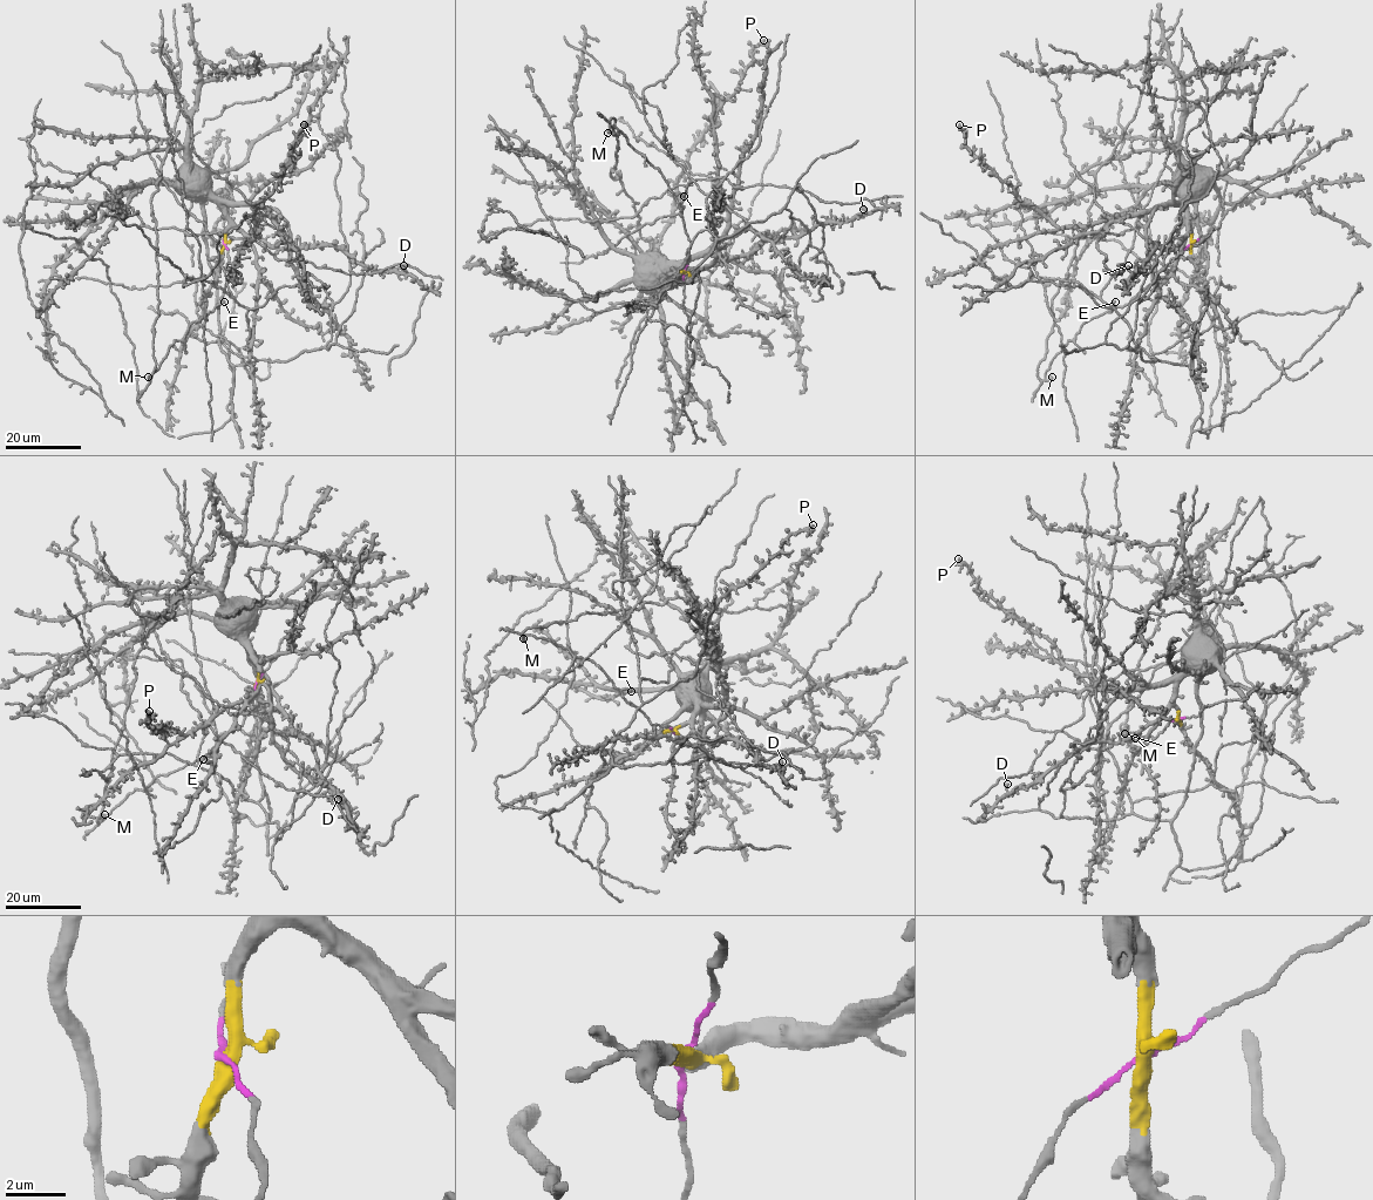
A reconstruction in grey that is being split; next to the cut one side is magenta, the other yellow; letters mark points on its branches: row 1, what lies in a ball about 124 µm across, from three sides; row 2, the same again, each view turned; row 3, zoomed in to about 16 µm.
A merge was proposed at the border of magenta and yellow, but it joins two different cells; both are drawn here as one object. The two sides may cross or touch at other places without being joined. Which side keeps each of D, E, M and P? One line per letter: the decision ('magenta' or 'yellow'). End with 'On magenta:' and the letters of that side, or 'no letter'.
D: yellow
E: magenta
M: magenta
P: yellow
On magenta: E, M

